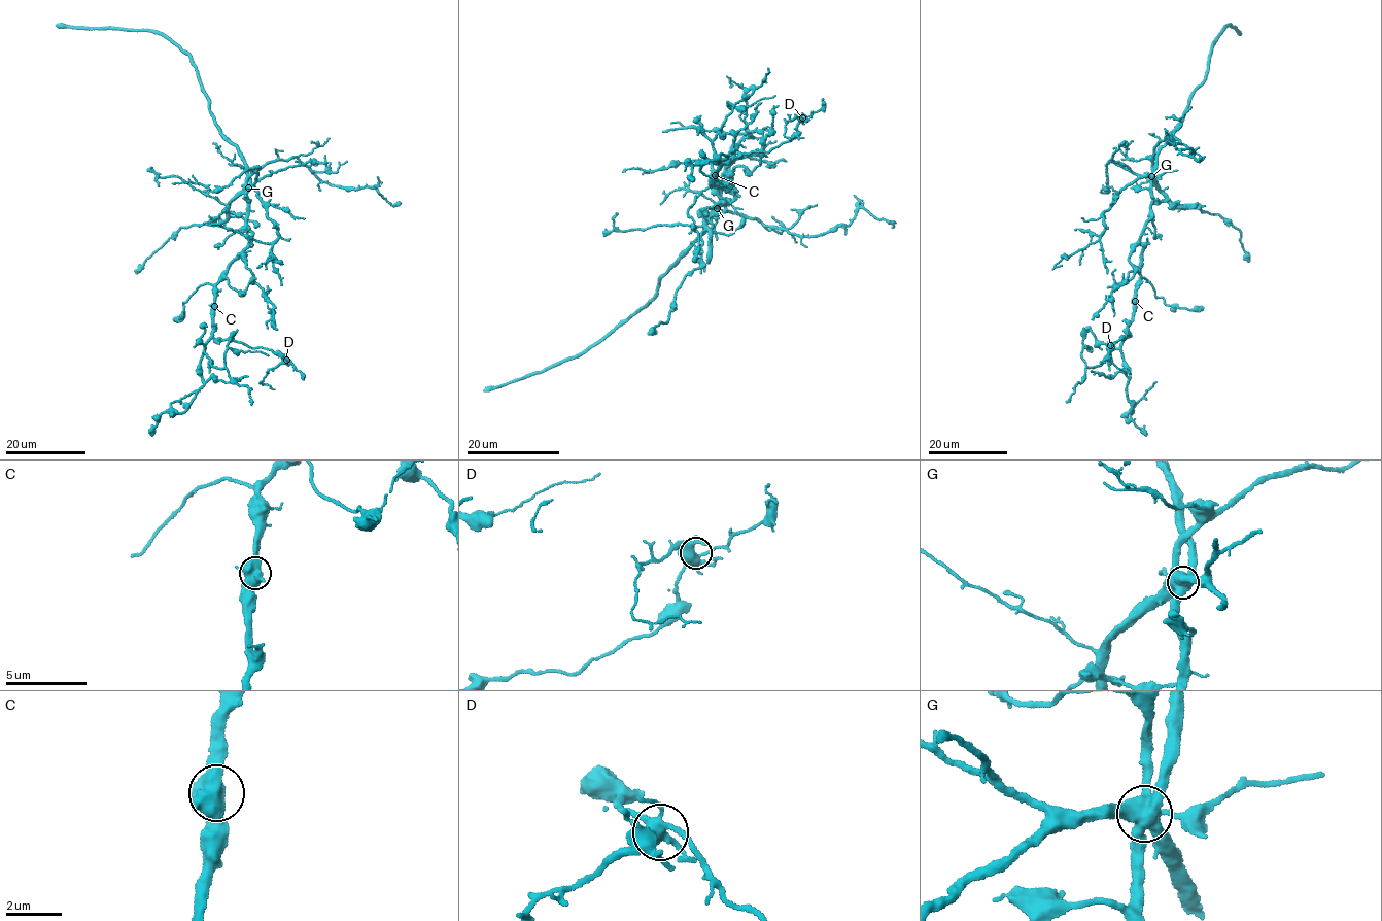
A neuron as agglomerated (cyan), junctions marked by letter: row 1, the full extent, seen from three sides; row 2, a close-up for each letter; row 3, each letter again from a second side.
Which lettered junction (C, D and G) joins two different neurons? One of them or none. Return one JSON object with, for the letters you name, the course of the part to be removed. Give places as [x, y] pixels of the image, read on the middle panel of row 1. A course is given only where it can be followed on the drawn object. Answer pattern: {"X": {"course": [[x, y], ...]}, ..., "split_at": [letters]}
{"G": {"course": [[717, 208], [713, 211], [755, 217], [798, 236], [824, 235], [848, 226], [863, 208], [892, 223], [892, 227]]}, "split_at": ["G"]}

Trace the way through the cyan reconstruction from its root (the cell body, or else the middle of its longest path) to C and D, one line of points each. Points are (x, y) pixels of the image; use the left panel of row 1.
C: (246, 188), (246, 224), (251, 240), (215, 286), (214, 306)
D: (246, 188), (246, 224), (251, 240), (215, 286), (212, 336), (244, 343), (249, 347), (266, 348), (286, 360)

